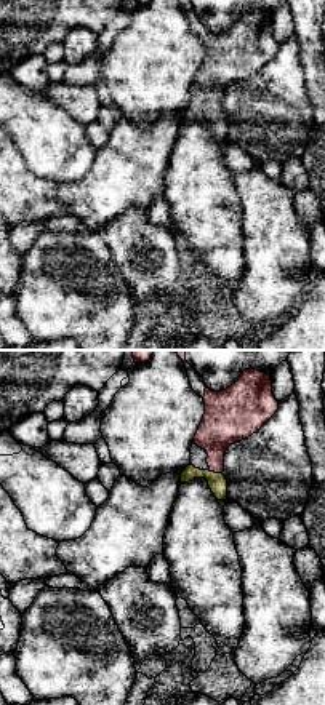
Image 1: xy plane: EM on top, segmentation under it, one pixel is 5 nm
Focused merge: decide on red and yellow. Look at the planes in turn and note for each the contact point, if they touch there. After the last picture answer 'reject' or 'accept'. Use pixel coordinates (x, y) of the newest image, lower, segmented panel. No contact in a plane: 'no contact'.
(215, 472)

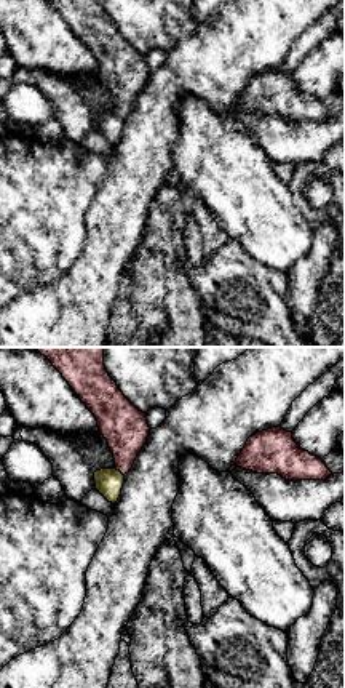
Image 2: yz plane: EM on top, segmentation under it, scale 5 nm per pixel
(120, 471)

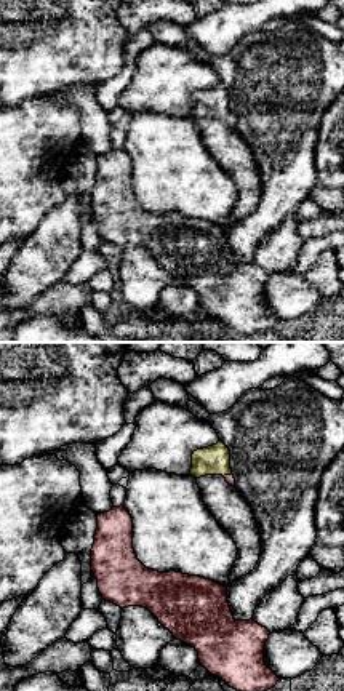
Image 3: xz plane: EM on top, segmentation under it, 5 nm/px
(226, 475)

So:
accept

